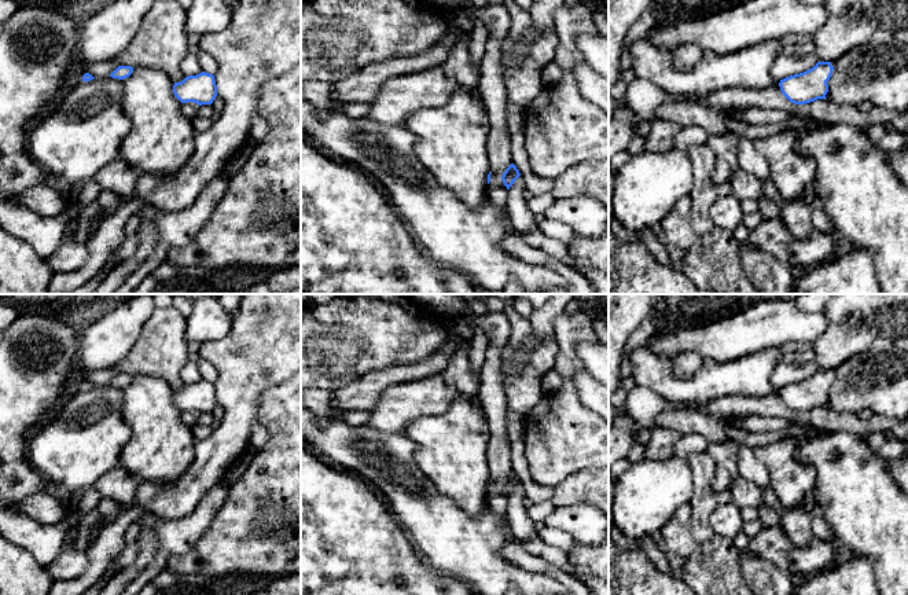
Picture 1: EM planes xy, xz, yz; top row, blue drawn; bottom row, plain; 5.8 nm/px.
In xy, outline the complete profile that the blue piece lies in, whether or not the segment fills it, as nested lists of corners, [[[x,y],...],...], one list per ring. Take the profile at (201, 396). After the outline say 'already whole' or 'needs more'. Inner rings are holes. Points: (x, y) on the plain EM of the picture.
[[[205,379],[188,383],[181,390],[174,390],[173,401],[181,411],[212,412],[217,404],[214,383]]] | already whole

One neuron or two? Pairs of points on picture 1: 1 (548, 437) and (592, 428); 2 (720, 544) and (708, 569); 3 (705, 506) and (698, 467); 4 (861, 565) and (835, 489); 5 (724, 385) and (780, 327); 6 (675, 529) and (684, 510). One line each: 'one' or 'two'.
1: one
2: one
3: one
4: two
5: two
6: one

